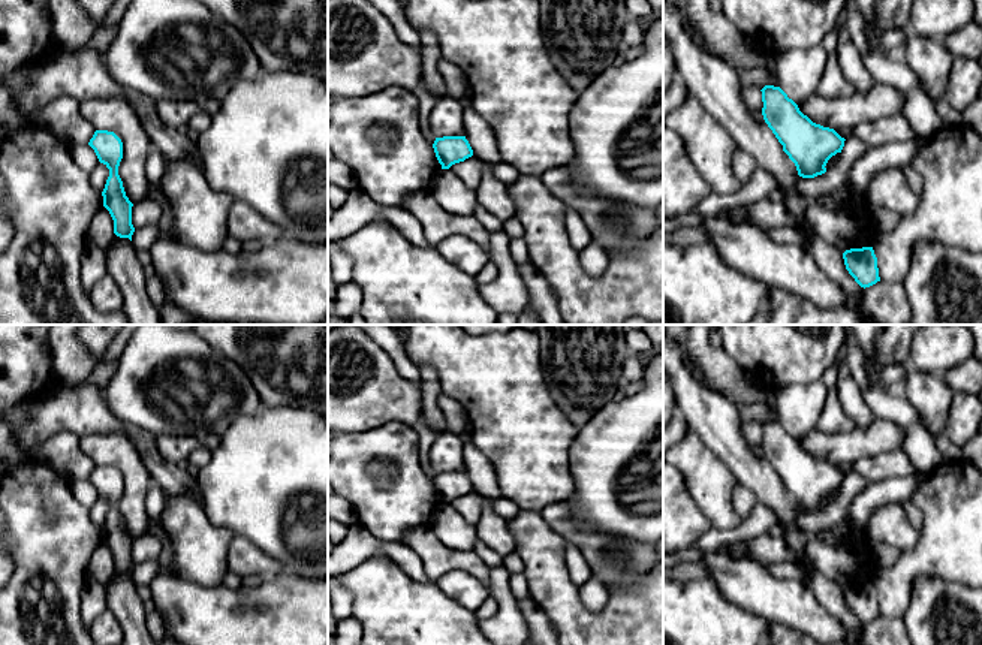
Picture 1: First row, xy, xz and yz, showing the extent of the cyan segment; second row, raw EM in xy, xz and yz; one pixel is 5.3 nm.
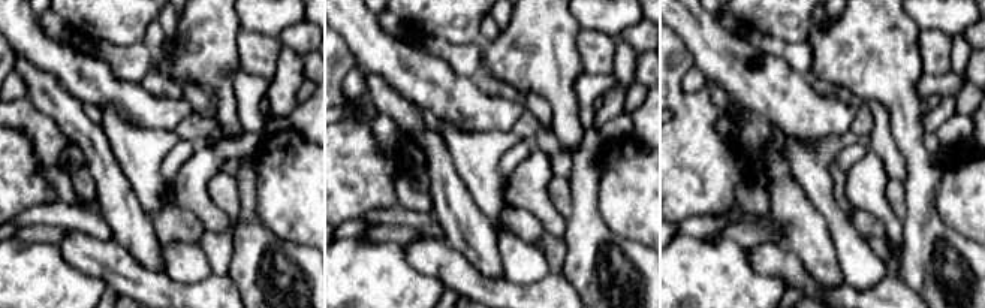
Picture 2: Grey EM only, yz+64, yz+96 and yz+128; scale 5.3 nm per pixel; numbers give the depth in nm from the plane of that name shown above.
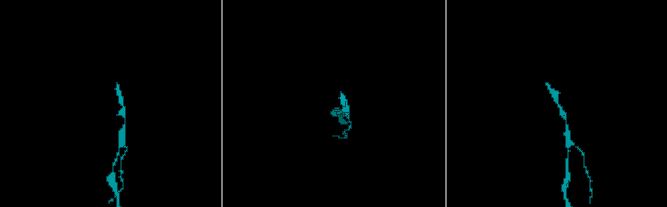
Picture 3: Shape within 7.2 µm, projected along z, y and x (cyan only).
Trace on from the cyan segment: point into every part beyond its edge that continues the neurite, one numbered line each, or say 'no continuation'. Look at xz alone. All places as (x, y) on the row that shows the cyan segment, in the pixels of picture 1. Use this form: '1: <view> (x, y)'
no continuation

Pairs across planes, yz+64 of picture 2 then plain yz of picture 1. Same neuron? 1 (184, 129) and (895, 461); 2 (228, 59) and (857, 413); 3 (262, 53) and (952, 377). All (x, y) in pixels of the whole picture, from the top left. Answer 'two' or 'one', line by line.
1: one
2: two
3: two

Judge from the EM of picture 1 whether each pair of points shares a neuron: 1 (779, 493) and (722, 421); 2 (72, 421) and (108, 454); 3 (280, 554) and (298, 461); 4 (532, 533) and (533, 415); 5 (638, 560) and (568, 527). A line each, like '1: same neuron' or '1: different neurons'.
1: same neuron
2: different neurons
3: same neuron
4: different neurons
5: same neuron

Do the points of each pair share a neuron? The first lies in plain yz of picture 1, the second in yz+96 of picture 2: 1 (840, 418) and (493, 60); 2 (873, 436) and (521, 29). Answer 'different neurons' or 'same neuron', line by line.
1: different neurons
2: different neurons

